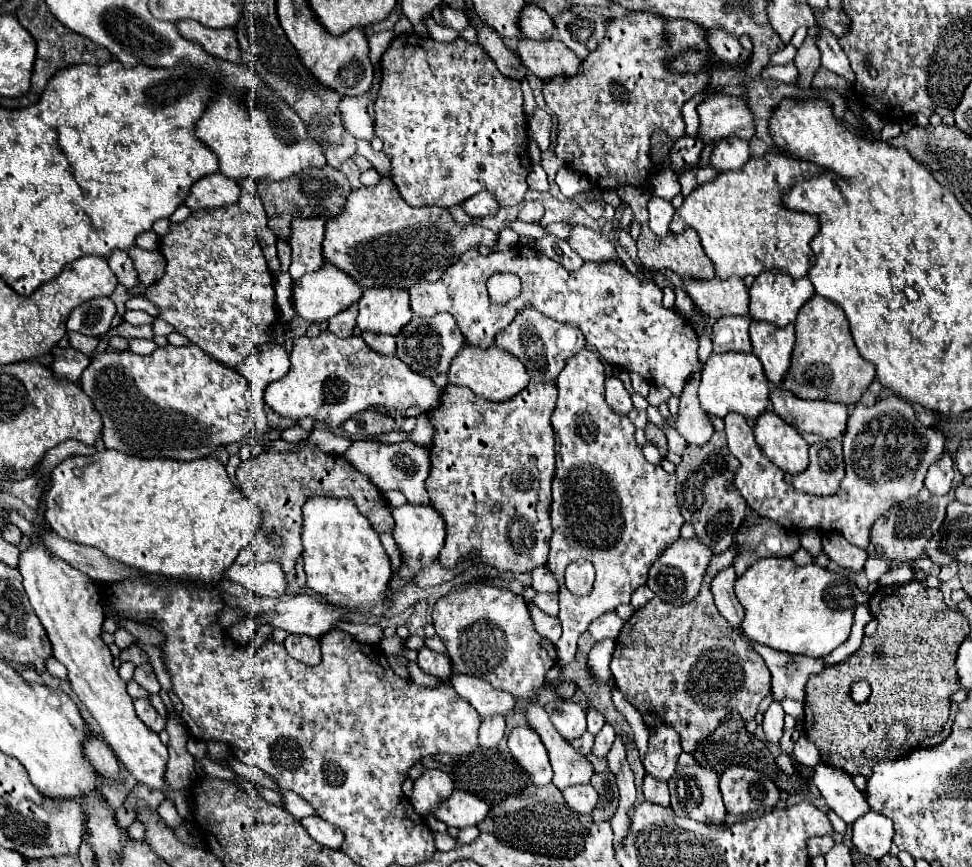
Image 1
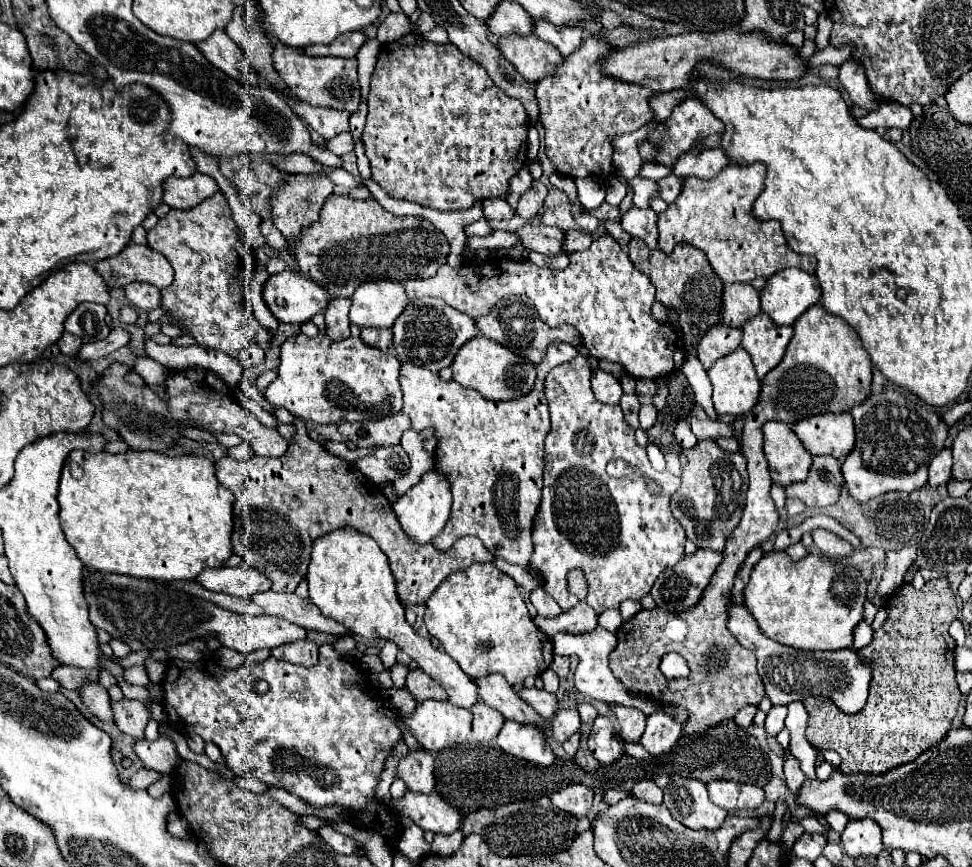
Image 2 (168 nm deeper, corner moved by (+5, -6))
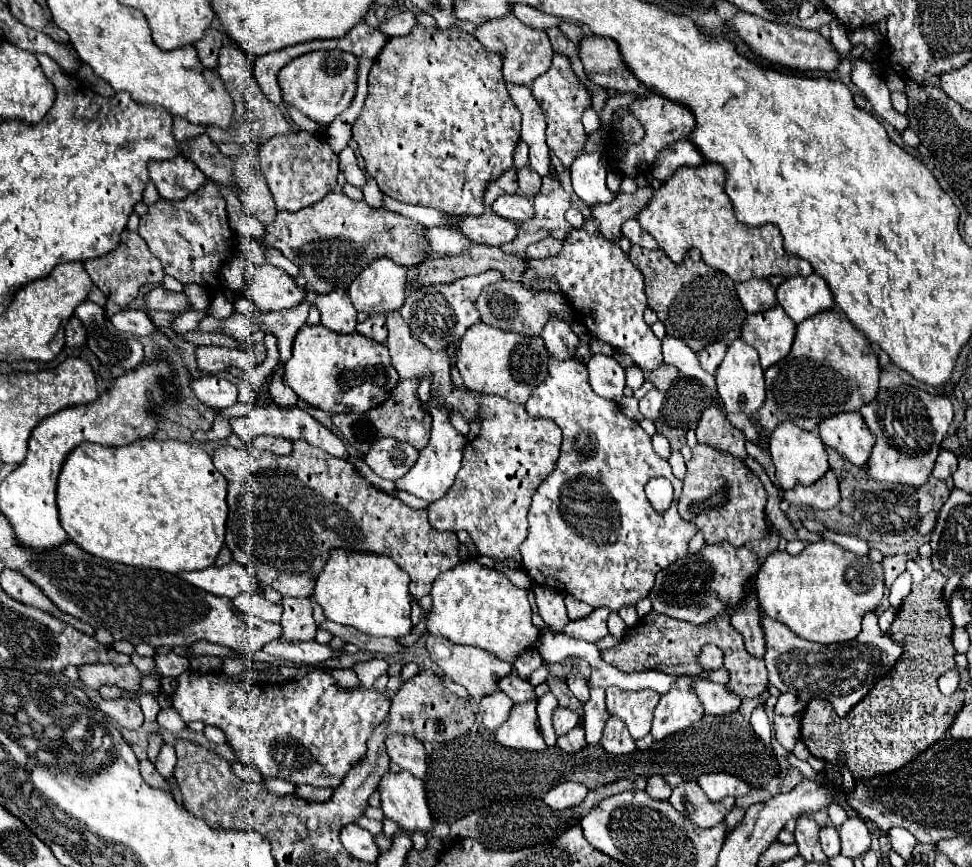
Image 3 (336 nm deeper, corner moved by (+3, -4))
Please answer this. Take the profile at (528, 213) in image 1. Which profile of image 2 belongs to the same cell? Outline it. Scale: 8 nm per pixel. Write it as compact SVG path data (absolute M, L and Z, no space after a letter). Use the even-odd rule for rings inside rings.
M533 180L531 188L521 194L517 204L517 214L525 220L531 220L537 216L537 212L543 208L543 200L547 196L547 186L541 180Z

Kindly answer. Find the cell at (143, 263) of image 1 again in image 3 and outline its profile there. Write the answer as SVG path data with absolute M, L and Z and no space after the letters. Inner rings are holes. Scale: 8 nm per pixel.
M123 230L121 244L113 252L87 260L85 270L89 272L93 284L99 290L103 290L109 300L113 300L115 304L119 304L123 308L137 296L137 292L143 284L161 284L165 278L165 270L163 270L163 264L159 262L159 258L151 256L147 244L143 244L143 238L137 232L129 232L129 230Z

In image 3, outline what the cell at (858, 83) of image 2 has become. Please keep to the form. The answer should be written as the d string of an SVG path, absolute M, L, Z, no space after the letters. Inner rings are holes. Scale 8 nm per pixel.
M855 58L851 60L853 70L851 70L851 80L853 84L865 94L865 98L869 100L869 104L873 106L875 114L879 114L881 118L885 118L891 126L895 126L899 132L907 128L907 116L905 114L897 114L891 106L889 100L889 88L885 86L883 78L879 78L871 64L865 58Z

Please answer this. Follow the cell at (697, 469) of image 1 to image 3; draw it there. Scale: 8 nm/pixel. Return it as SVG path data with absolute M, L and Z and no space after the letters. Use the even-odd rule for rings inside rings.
M709 444L693 446L693 458L687 462L677 508L683 520L693 522L705 534L707 544L729 542L739 548L747 542L763 540L767 536L767 524L763 518L765 502L767 492L761 480L743 464L743 460Z

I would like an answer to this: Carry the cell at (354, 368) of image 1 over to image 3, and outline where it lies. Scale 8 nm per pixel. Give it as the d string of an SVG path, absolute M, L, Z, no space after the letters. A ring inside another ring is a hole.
M305 324L295 336L293 356L285 364L283 382L293 388L299 400L313 408L329 414L363 414L391 396L391 390L399 382L399 374L391 366L391 356L383 344L367 340L357 332L339 336L321 324Z

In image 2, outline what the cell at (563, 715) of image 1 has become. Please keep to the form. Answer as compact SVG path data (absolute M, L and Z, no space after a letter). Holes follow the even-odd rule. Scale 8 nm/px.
M559 710L553 718L553 738L563 744L573 732L579 732L579 722L577 710Z

